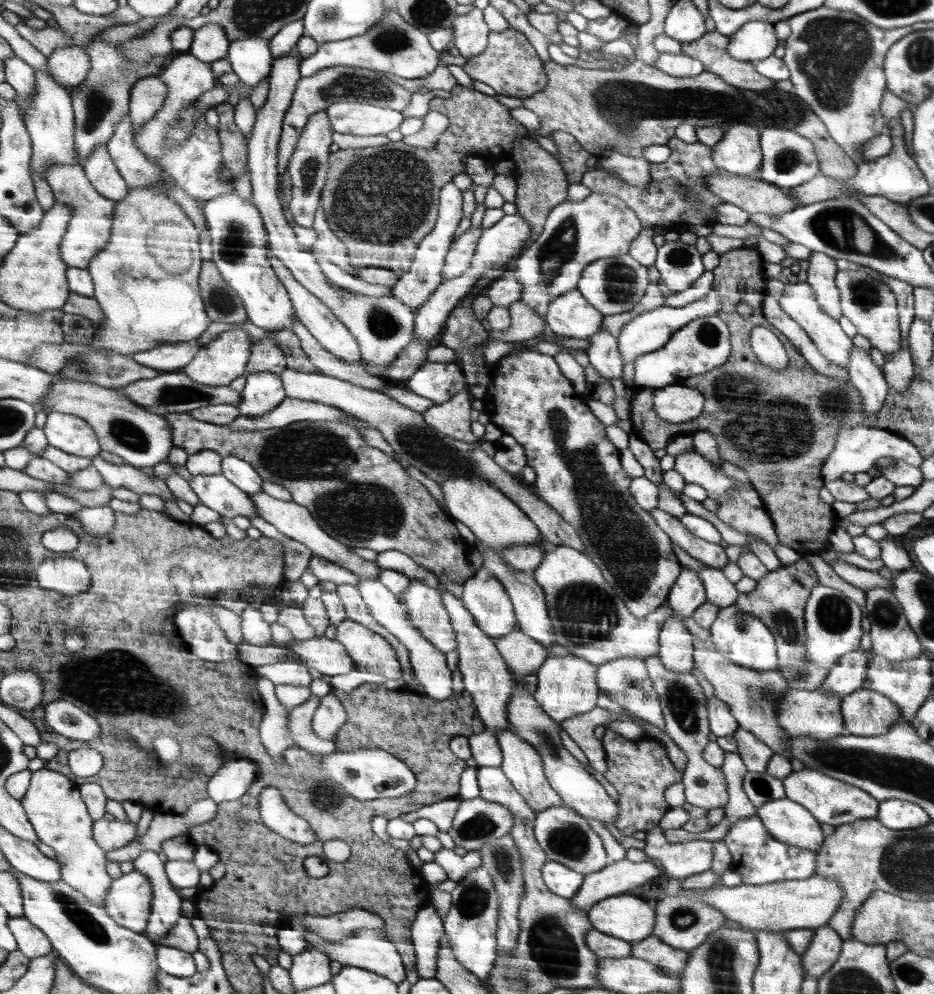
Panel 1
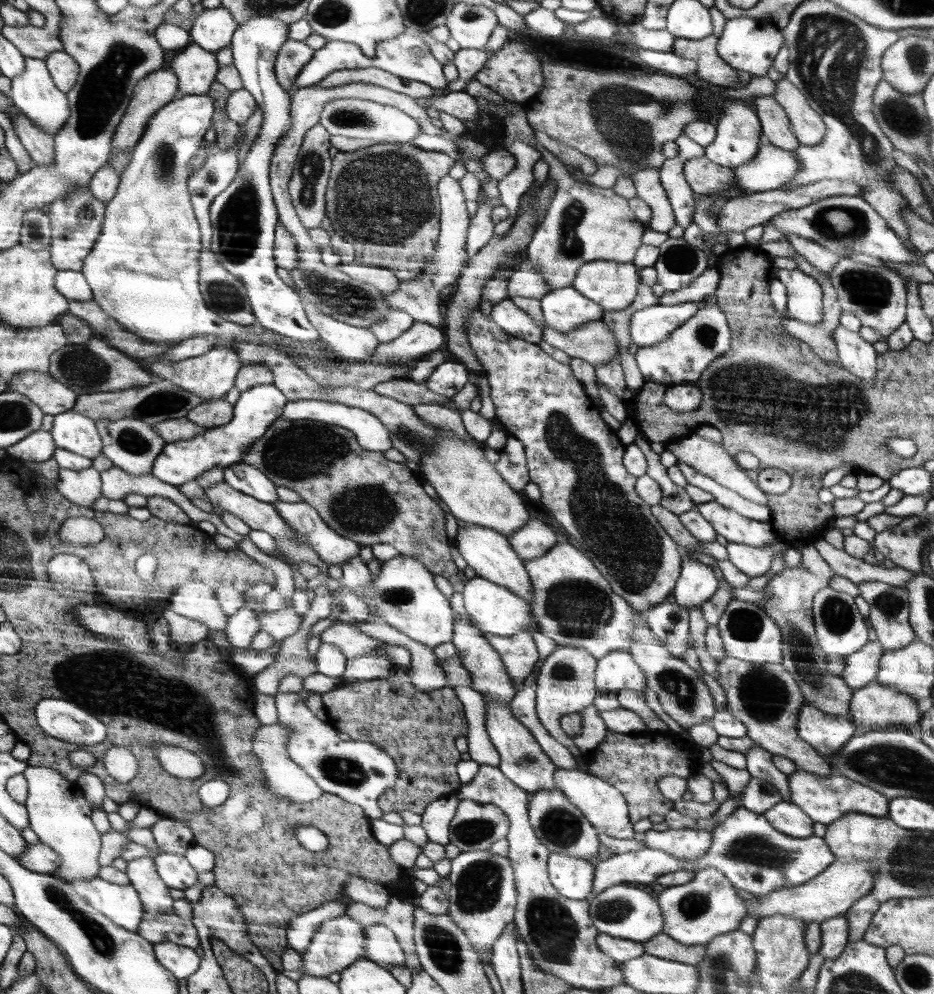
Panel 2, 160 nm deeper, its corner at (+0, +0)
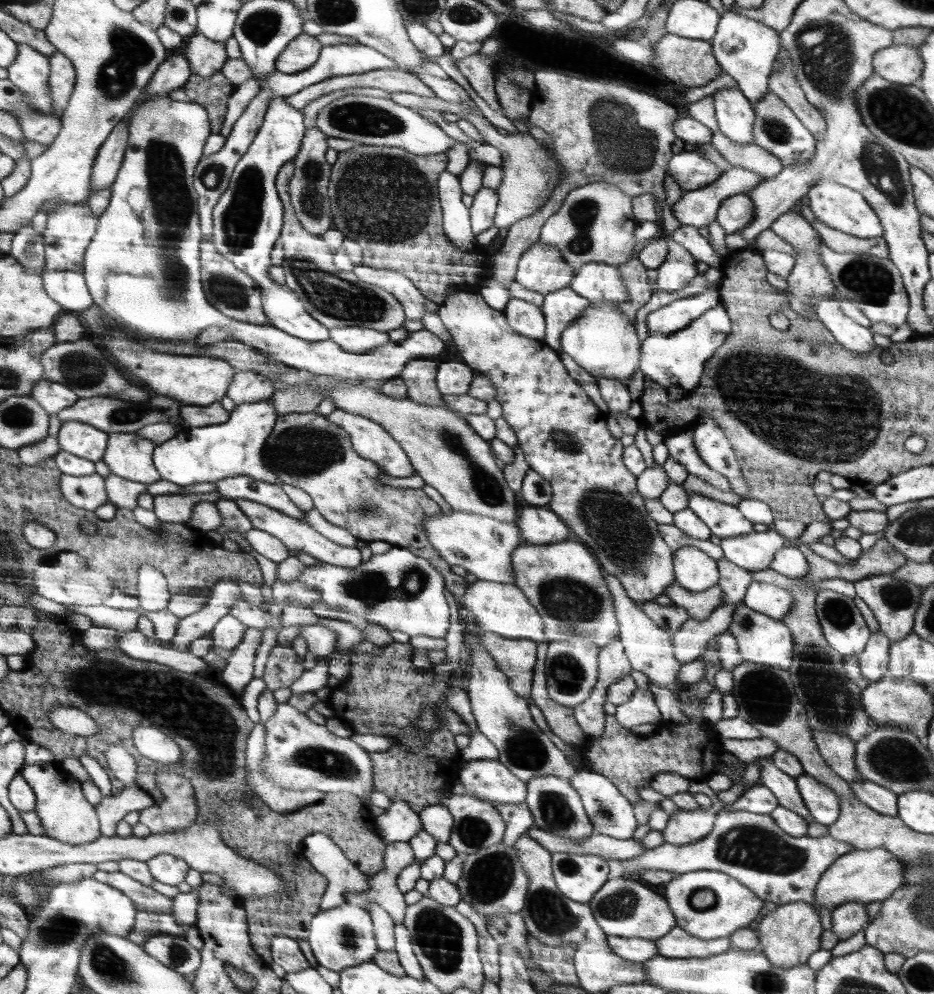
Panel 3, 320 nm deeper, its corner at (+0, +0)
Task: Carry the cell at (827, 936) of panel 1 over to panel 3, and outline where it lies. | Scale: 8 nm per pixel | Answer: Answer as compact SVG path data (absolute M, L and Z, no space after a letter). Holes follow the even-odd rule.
M852 901L841 904L833 910L831 931L839 936L839 942L843 942L862 931L867 922L869 914L866 904Z

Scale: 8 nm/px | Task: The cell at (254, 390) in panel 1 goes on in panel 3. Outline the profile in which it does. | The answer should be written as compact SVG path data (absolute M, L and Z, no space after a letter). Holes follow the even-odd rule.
M271 399L258 403L244 403L232 410L226 423L200 428L185 427L179 435L157 445L153 452L153 463L162 480L187 488L200 482L216 483L218 480L246 475L256 481L282 486L276 474L268 472L261 457L266 439L278 419Z

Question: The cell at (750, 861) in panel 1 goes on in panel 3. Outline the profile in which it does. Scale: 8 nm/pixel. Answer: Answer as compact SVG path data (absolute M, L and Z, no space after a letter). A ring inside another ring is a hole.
M746 810L720 811L710 835L694 844L678 846L665 843L634 858L610 858L609 879L640 879L642 870L662 869L676 874L715 870L733 876L763 901L774 902L776 905L796 901L814 902L818 881L836 859L851 851L850 844L842 844L829 835L818 838L790 836L768 814L755 814Z

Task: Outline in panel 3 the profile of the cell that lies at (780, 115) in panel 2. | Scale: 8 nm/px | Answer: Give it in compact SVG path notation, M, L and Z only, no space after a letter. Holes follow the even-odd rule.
M728 11L722 15L717 35L712 38L713 55L717 57L721 70L728 73L745 96L755 105L761 101L769 90L772 64L776 60L780 48L778 30L770 28L740 14Z

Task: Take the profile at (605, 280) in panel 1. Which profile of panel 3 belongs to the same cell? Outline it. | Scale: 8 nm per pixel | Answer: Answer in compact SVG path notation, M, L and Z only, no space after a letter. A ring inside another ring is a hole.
M588 263L576 270L569 284L574 292L581 293L594 303L626 302L628 293L616 265Z

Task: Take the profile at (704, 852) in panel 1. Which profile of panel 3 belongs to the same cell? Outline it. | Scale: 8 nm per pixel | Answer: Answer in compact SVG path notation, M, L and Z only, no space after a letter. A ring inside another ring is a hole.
M679 809L677 814L669 816L666 828L661 831L662 838L666 844L694 844L710 835L716 818L716 812L710 809Z

